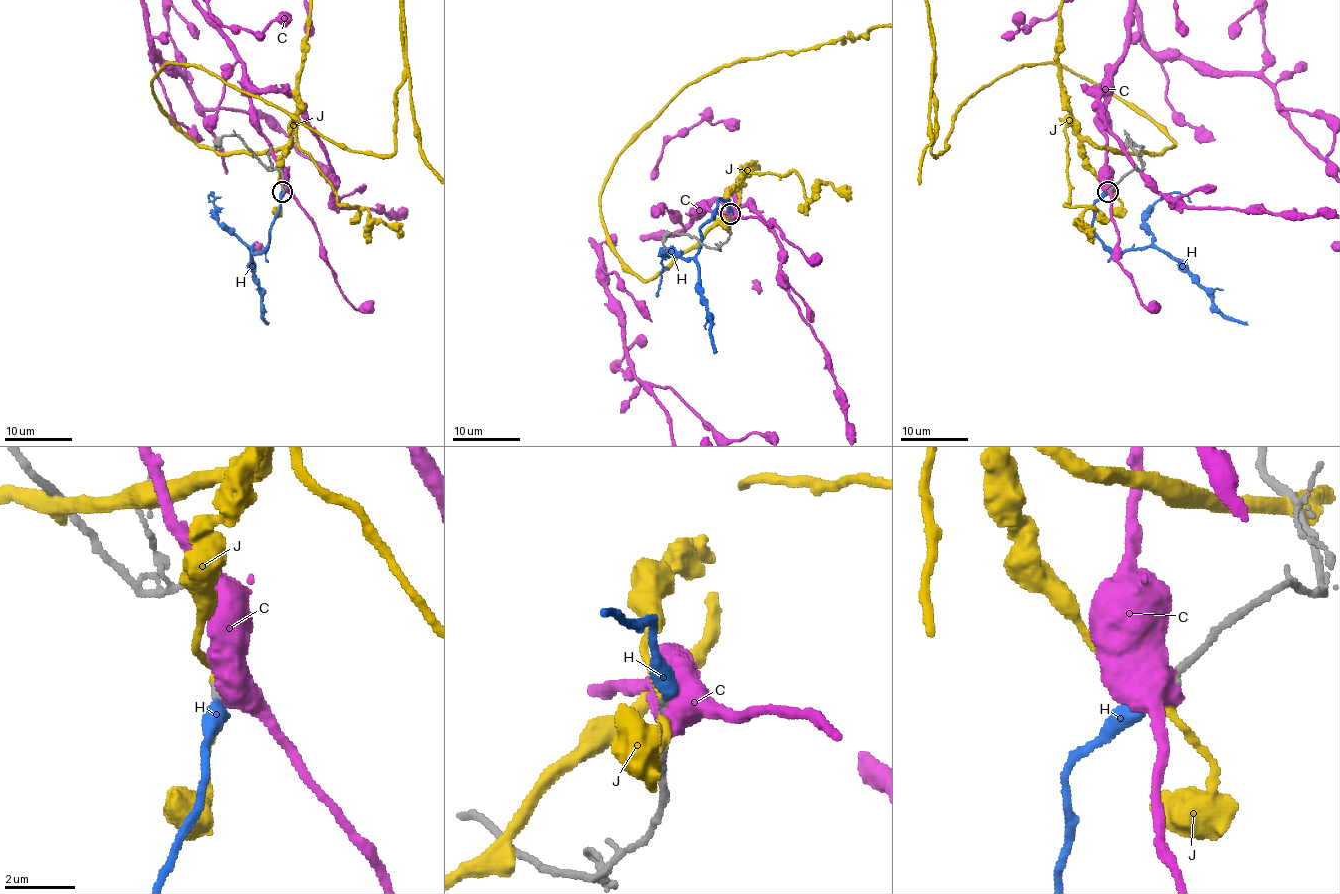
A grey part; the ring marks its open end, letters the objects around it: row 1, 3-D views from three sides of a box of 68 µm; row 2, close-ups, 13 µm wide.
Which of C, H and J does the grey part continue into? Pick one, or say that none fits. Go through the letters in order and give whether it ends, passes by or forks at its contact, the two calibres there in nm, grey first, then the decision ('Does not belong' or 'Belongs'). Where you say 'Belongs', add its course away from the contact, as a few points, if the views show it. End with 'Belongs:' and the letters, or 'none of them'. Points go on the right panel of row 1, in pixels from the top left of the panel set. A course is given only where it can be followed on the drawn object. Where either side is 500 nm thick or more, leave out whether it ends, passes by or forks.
C: Thickness 280 nm (grey) against 900 nm. Does not belong
H: Thickness 220 nm (grey) against 500 nm. Belongs. Its course: (1108, 192), (1093, 206), (1093, 229), (1103, 243), (1116, 253), (1157, 246), (1167, 251), (1225, 315), (1247, 324)
J: It passes by. Thickness 280 nm (grey) against 200 nm. Does not belong
Belongs: H

